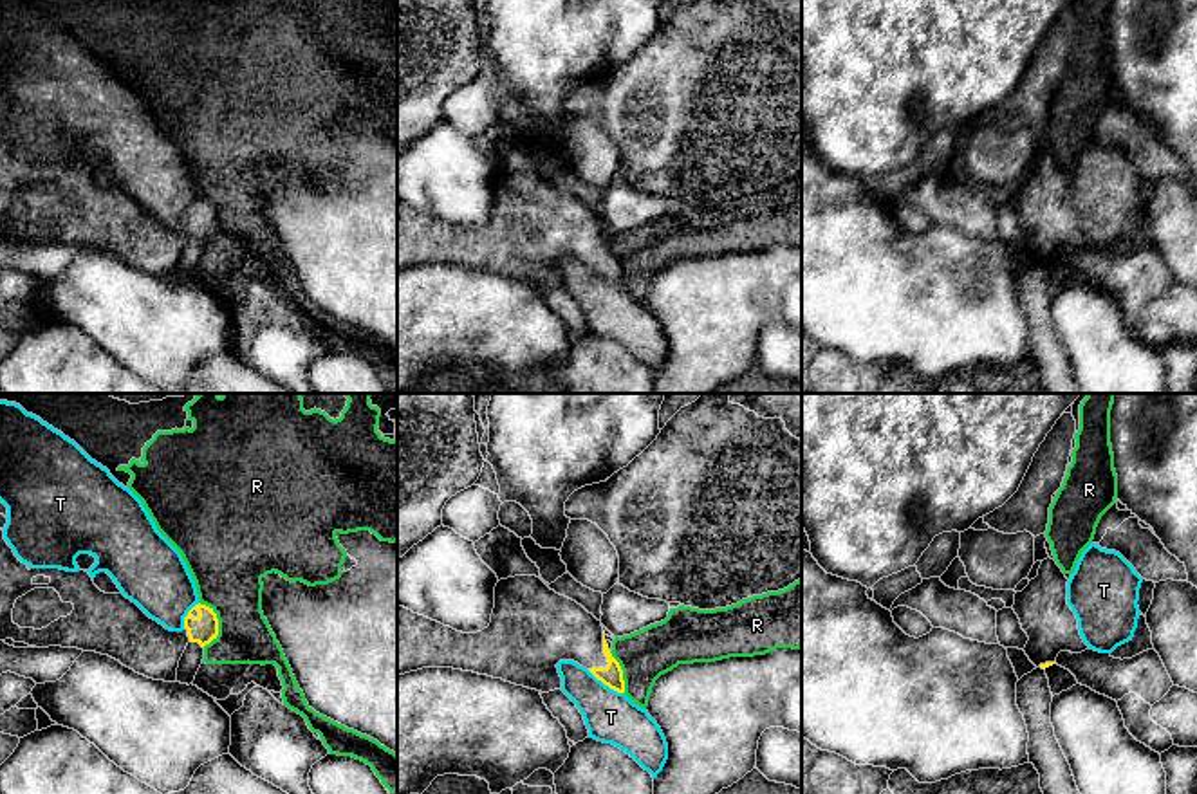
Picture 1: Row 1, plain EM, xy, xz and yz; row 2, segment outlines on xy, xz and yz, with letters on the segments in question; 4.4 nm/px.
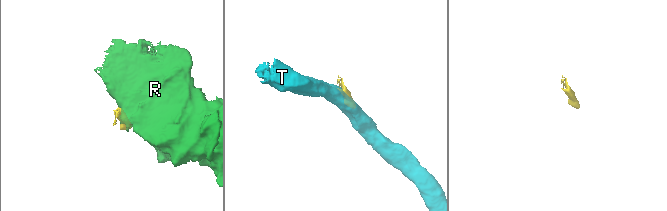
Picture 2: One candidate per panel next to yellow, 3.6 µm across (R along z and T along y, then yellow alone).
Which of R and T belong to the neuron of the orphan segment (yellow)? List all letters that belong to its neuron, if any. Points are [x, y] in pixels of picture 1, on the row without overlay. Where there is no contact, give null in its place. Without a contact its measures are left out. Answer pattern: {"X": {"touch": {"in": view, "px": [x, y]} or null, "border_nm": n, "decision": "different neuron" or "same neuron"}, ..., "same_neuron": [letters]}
{"R": {"touch": {"in": "xy", "px": [217, 219]}, "border_nm": 200, "decision": "different neuron"}, "T": {"touch": {"in": "xz", "px": [605, 280]}, "border_nm": 200, "decision": "different neuron"}, "same_neuron": []}

